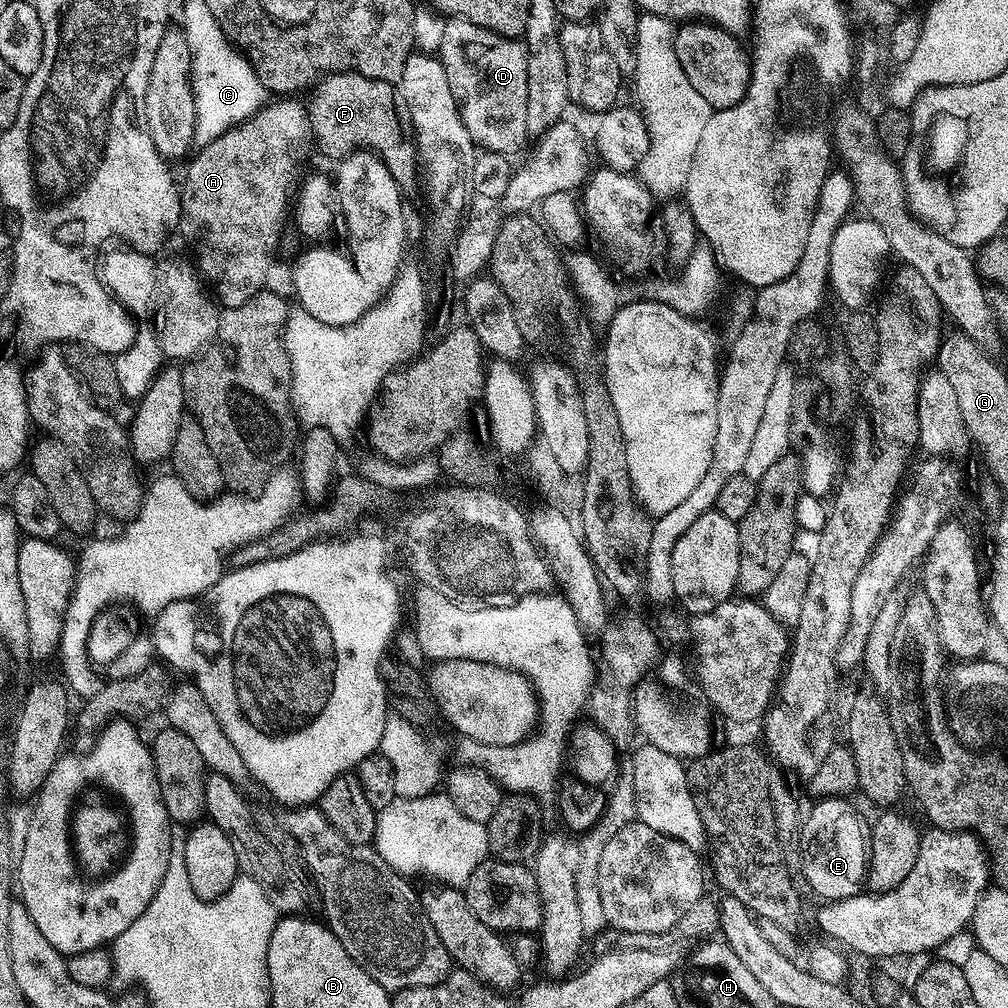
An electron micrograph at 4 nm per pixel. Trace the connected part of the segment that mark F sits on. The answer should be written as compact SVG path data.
M337 74L321 83L315 92L316 97L310 103L310 115L317 149L320 147L330 159L340 162L357 150L362 150L362 140L368 136L368 148L374 146L374 154L382 150L381 156L386 156L384 164L388 173L396 179L397 185L405 186L415 182L416 166L418 168L415 139L411 140L410 146L400 146L398 132L412 130L412 123L402 111L397 89L393 85L381 80L367 80L355 74Z

